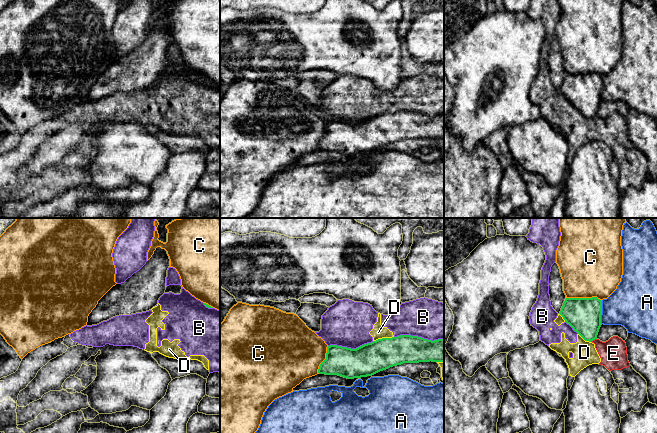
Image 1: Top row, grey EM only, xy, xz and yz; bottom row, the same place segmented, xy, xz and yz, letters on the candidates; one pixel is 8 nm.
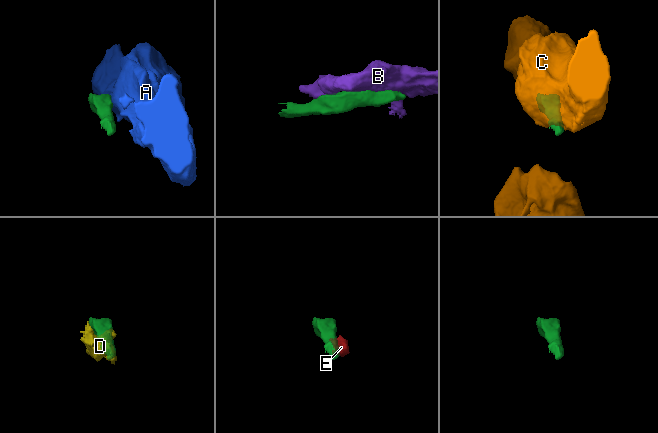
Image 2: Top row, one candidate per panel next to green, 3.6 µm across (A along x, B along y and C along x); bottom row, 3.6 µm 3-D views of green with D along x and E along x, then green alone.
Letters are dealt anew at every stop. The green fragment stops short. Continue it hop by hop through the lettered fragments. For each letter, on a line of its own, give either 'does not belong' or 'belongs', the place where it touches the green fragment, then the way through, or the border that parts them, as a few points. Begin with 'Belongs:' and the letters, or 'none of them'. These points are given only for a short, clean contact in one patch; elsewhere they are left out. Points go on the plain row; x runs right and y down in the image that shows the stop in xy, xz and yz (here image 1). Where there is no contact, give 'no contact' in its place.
Belongs: none of them
A: does not belong | yz (601, 88) | along yz (602, 76), (601, 99)
B: does not belong | xz (419, 113)
C: does not belong | yz (584, 74)
D: does not belong | xz (383, 114)
E: does not belong | yz (593, 115) | along yz (596, 114), (590, 117)

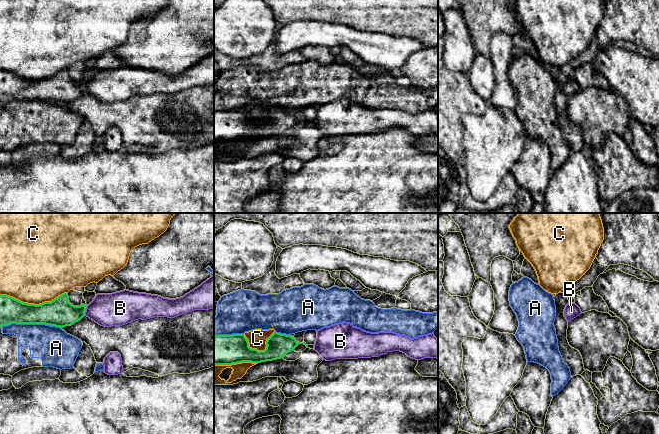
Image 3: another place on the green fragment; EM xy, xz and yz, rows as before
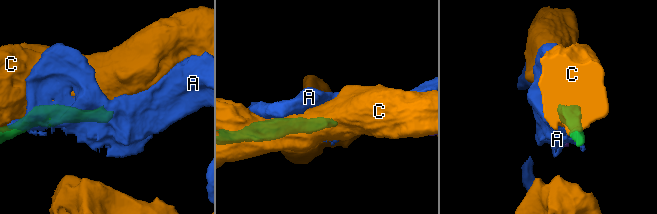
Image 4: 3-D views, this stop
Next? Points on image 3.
Belongs: B
A: does not belong | xy (31, 99)
B: belongs | xy (85, 86) | across xy (59, 88), (79, 88), (85, 86), (116, 85)
C: does not belong | xy (33, 80)

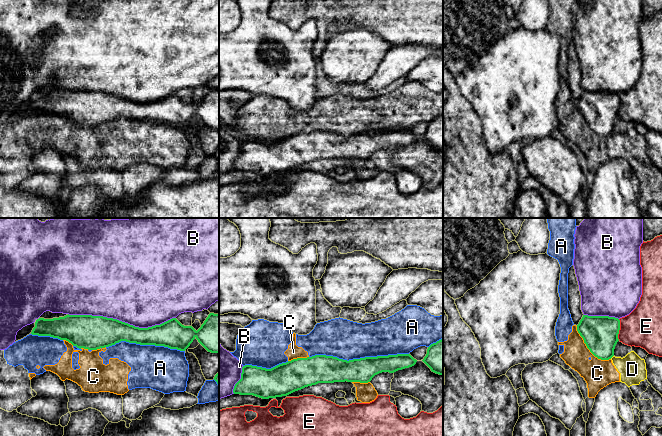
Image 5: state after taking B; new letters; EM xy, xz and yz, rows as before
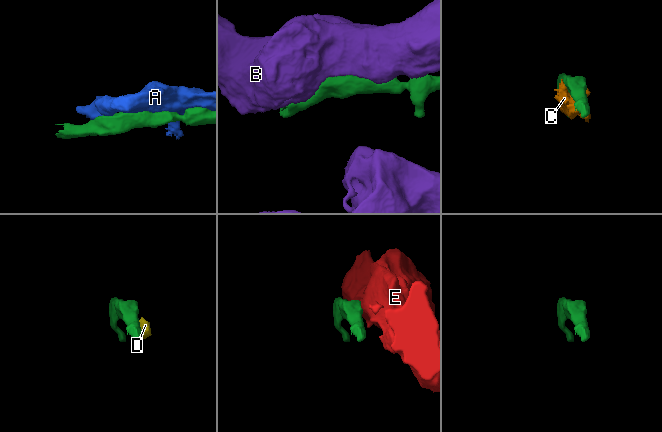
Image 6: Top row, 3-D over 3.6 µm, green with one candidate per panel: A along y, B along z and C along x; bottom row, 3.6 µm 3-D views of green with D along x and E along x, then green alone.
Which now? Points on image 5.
Belongs: none of them
A: does not belong | xz (358, 135)
B: does not belong | xy (121, 97)
C: does not belong | yz (588, 124)
D: does not belong | yz (611, 133) | along yz (613, 131), (610, 134)
E: does not belong | yz (619, 105)

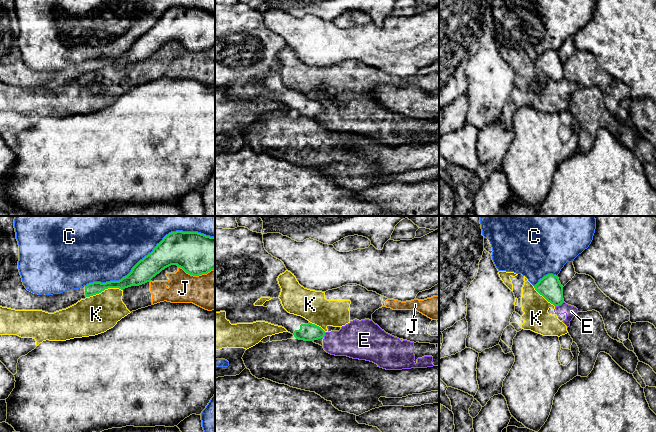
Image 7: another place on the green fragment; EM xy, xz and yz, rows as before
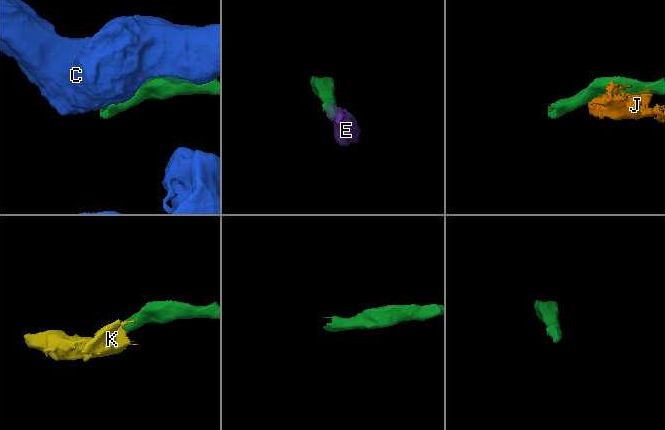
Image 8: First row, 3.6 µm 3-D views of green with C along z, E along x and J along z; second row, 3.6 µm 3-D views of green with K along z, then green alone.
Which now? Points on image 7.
Belongs: none of them
C: does not belong | xy (149, 29)
E: does not belong | yz (559, 80) | along yz (563, 77), (555, 83)
J: does not belong | xy (196, 51)
K: does not belong | xy (104, 65)

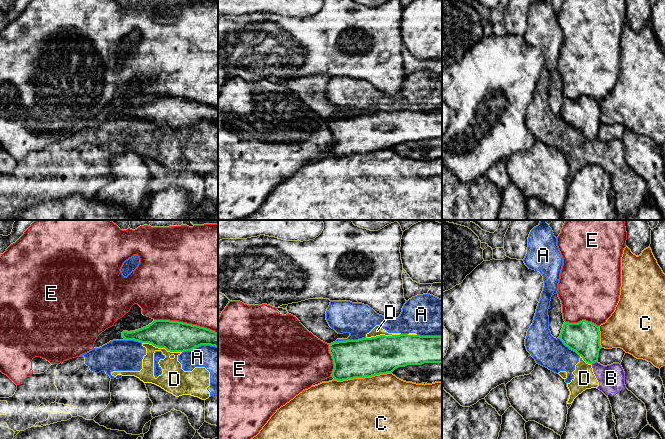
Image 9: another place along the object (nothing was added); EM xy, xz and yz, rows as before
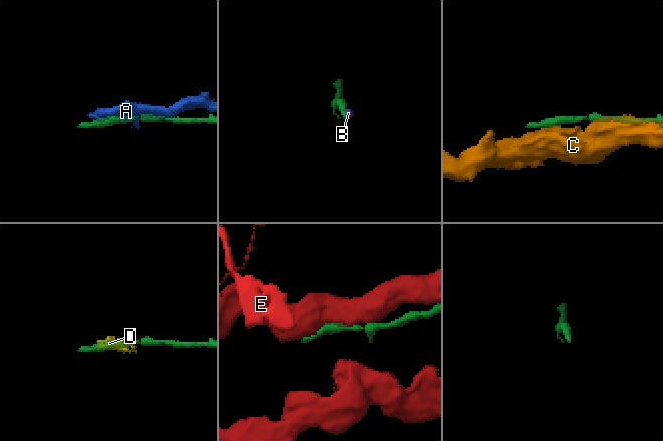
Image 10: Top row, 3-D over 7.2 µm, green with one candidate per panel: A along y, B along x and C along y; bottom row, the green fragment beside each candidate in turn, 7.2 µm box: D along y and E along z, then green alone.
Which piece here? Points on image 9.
Belongs: none of them
A: does not belong | xy (199, 121)
B: does not belong | yz (593, 138) | along yz (596, 137), (591, 140)
C: does not belong | xz (363, 153)
D: does not belong | xy (162, 123)
E: does not belong | xy (186, 99)

